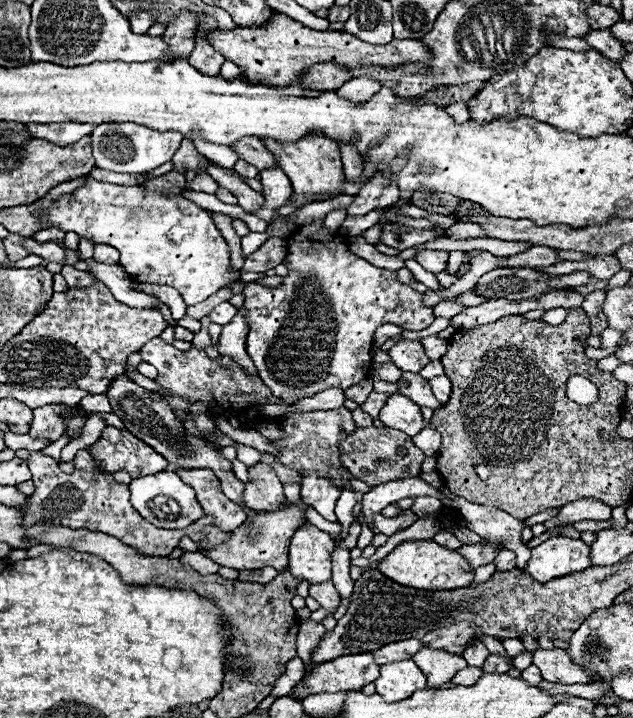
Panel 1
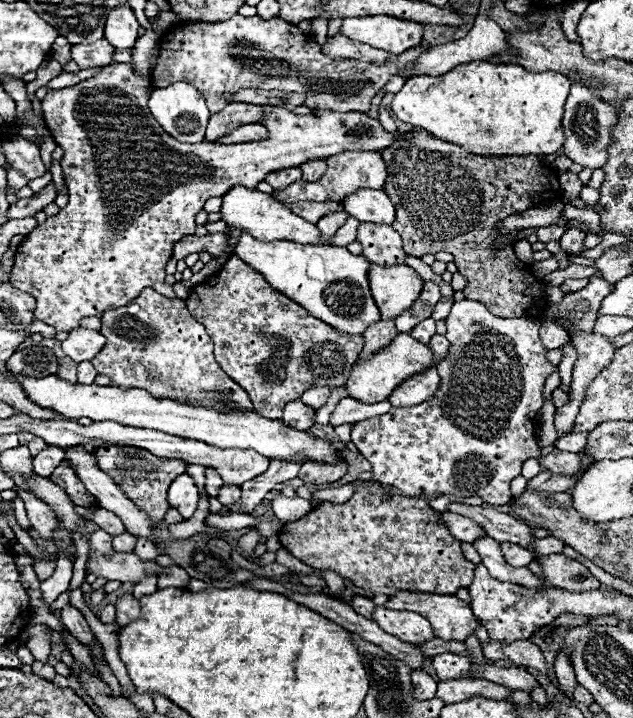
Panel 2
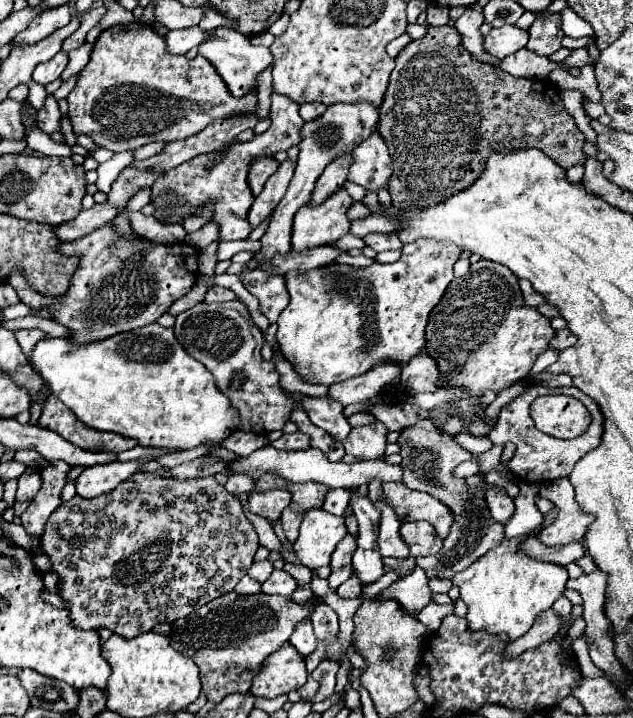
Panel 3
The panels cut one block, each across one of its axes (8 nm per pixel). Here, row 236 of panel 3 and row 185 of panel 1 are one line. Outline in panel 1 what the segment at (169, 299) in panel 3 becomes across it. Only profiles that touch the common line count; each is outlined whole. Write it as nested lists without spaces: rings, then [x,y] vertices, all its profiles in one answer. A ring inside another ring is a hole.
[[[92,178],[78,190],[58,196],[56,202],[40,214],[40,224],[42,230],[58,226],[62,232],[76,232],[80,238],[94,244],[108,244],[116,248],[120,252],[120,266],[126,274],[136,276],[140,282],[176,288],[188,306],[206,300],[240,276],[240,272],[232,270],[228,246],[220,230],[214,226],[212,216],[182,194],[148,192],[142,186],[118,186]]]

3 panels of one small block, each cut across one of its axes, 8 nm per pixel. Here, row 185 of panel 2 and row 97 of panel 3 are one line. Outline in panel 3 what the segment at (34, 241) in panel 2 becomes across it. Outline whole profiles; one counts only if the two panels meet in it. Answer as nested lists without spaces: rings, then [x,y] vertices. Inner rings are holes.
[[[132,22],[128,26],[108,28],[98,36],[90,54],[90,62],[78,74],[78,82],[66,100],[70,106],[70,120],[74,134],[86,134],[94,140],[96,146],[108,148],[112,152],[134,150],[138,146],[156,140],[162,142],[184,140],[204,130],[208,124],[216,120],[226,120],[232,116],[248,116],[258,110],[256,90],[240,98],[232,96],[224,80],[220,80],[220,74],[216,74],[216,70],[212,68],[212,64],[208,64],[208,60],[204,60],[202,56],[188,60],[184,56],[168,54],[164,48],[164,38],[158,36],[152,26],[138,22]]]

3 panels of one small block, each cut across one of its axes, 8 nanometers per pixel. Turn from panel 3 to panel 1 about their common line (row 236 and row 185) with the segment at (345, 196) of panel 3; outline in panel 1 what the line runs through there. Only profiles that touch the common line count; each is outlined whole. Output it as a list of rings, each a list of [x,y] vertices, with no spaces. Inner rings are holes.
[[[312,132],[308,136],[298,138],[296,142],[288,142],[288,144],[276,142],[272,138],[264,138],[264,144],[276,156],[280,168],[290,178],[296,194],[320,194],[320,196],[332,198],[346,180],[344,172],[342,172],[338,144],[320,132]]]

